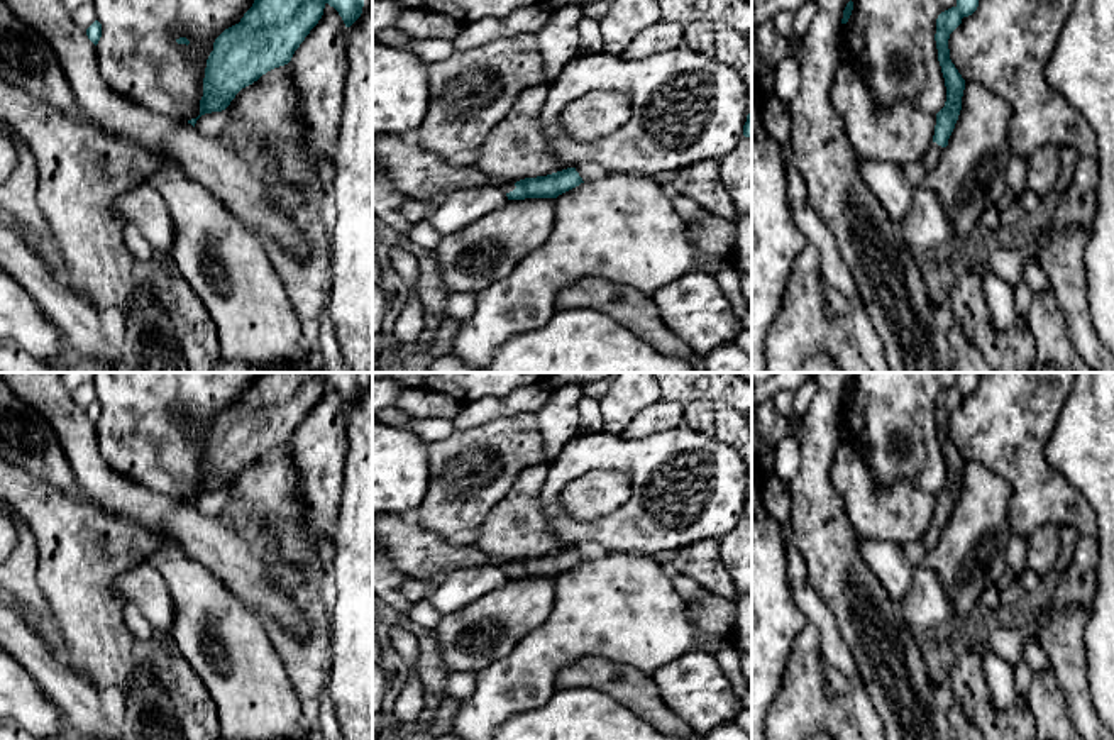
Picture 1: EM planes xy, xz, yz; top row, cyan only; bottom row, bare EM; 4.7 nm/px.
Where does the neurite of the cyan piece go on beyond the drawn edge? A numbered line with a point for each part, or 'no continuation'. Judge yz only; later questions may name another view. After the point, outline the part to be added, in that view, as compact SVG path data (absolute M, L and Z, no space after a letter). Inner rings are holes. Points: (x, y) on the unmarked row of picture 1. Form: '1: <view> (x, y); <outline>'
1: yz (932, 537); M931 522L931 525L928 527L926 535L921 540L926 552L931 550L938 544L940 535L941 535L943 530L945 530L945 527L938 525L936 522Z

